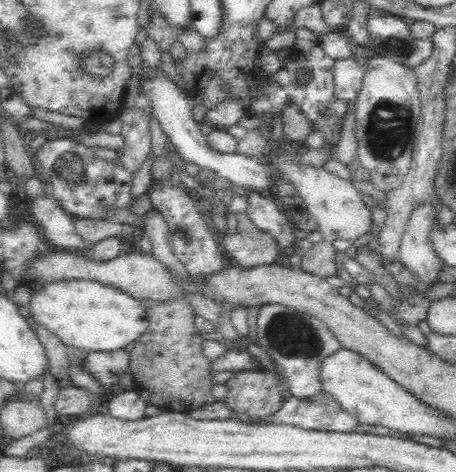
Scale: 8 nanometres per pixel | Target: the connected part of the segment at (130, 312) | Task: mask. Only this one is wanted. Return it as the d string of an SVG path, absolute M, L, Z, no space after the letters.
M72 279L46 283L32 290L28 308L36 323L42 323L60 337L66 346L84 351L124 349L148 328L148 313L142 301L132 295L96 280Z

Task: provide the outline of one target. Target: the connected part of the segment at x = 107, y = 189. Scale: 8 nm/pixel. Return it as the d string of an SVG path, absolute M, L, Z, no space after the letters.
M58 138L52 143L43 145L34 156L34 163L41 167L46 180L48 181L48 192L57 200L57 203L64 209L67 215L80 219L99 219L109 221L111 214L108 208L129 208L135 200L130 193L132 186L132 173L122 165L120 156L114 160L101 160L95 156L92 148L84 144L78 144L73 139Z

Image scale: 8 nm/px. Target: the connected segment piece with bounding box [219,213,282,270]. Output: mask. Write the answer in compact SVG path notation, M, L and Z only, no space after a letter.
M235 214L238 221L236 234L224 235L219 240L231 264L248 270L256 266L276 262L282 254L272 236L260 231L244 214Z

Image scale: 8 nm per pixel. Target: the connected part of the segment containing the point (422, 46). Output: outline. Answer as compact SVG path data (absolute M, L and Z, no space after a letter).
M370 10L366 18L371 53L388 57L408 68L416 68L432 56L431 37L412 37L410 22L391 13Z

